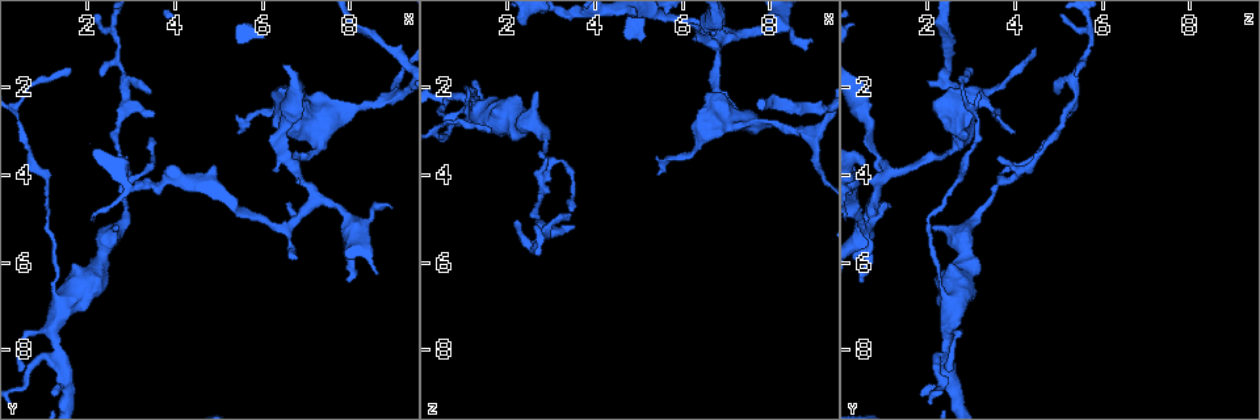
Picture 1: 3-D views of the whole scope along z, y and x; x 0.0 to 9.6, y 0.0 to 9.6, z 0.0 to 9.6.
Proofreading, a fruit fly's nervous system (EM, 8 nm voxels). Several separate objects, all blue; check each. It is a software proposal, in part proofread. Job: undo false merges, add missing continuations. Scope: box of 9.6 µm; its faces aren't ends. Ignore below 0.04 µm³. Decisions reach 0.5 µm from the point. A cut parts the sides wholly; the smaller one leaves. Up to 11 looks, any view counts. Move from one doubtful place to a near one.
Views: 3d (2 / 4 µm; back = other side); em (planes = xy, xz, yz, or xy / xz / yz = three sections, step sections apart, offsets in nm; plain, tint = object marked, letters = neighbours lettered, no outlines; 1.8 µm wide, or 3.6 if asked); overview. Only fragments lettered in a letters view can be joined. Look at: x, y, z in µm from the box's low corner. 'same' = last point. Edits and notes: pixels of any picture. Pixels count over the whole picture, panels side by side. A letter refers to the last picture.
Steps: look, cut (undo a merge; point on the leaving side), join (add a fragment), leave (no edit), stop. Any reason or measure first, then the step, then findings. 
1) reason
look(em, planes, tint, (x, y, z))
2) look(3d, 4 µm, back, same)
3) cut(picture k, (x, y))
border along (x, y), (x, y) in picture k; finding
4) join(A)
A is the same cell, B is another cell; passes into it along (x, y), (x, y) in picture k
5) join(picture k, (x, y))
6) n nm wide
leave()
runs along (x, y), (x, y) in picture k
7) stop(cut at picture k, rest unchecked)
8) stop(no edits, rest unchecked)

an open end
look(3d, 2 µm, (3.45, 2.05, 4.85))

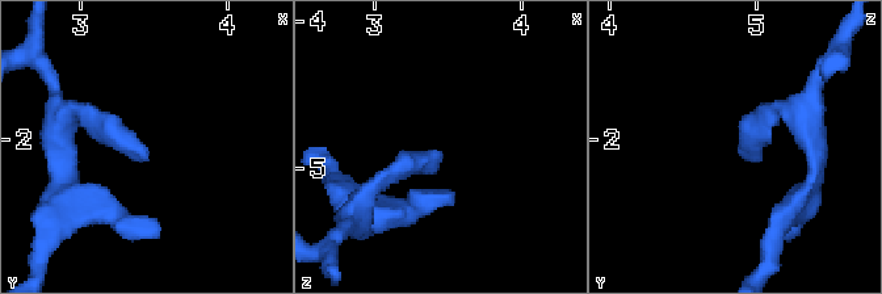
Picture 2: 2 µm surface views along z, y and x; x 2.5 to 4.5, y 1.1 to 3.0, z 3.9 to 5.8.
look(em, xy, step 4, tint, (3.44, 2.10, 4.88))

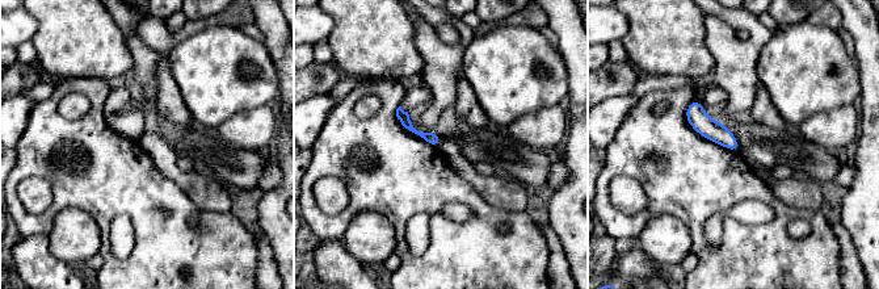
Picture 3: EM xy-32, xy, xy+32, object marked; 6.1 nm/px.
see the neighbours
look(em, xy, step 4, letters, same)

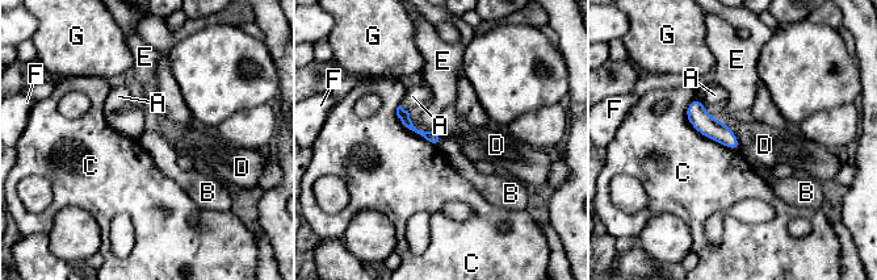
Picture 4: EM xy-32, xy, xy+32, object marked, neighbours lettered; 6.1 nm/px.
leave()
A, B, C, D, E, F and G are other cells; no lettered fragment goes on from it

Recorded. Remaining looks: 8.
calibre changes
look(em, yz, step 8, tint, (7.45, 2.75, 2.75))

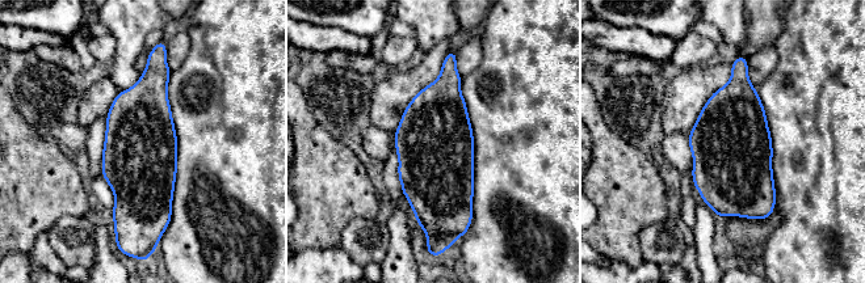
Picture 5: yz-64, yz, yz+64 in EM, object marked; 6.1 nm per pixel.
look(em, xz, step 4, tint, same)

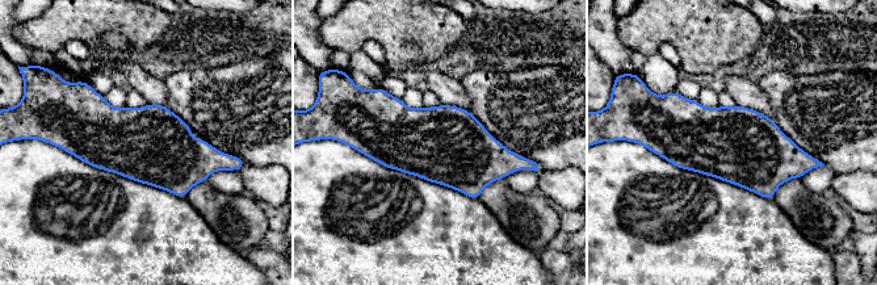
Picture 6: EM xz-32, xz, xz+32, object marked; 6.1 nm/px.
see the neighbours
look(em, xz, step 4, letters, same)

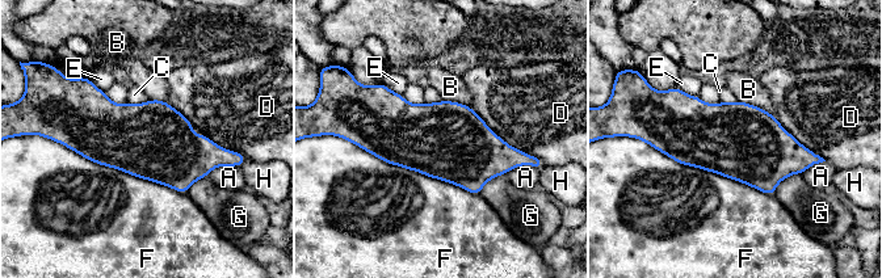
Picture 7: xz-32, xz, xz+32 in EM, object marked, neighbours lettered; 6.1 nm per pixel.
480 nm wide
leave()
A, B, C, D, E, F, G and H are other cells; border along (148, 99), (142, 102), (127, 102) in picture 7; all the same cell

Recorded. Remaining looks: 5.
look(em, planes, letters, (2.90, 3.60, 3.65))

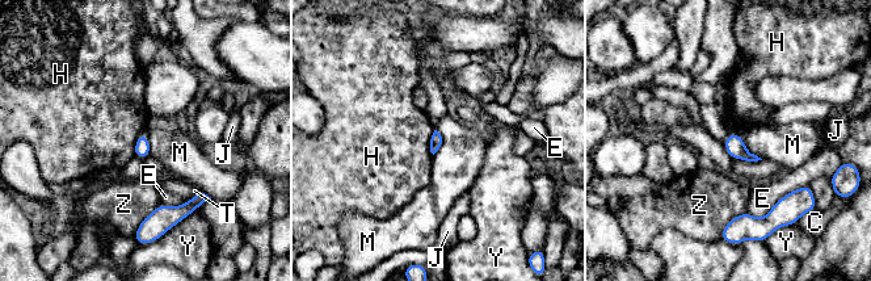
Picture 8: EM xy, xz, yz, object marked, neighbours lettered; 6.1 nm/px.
leave()
C, E, H, J, M, T, Y and Z are other cells; border along (737, 134), (744, 146), (762, 159) in picture 8; no lettered fragment goes on from it

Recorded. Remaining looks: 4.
arms part here
look(em, xy, step 4, tint, (1.25, 8.05, 2.40))

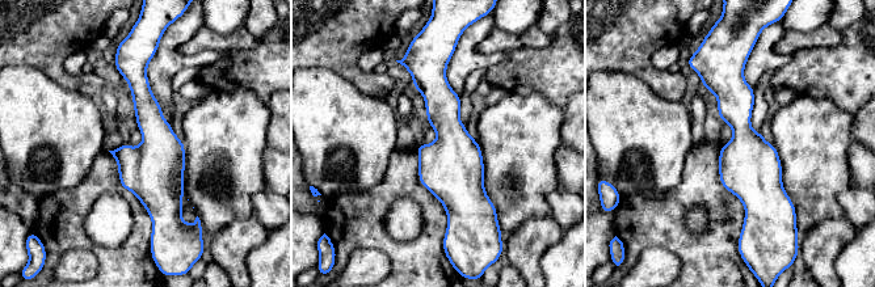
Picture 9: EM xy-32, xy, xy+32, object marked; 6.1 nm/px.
cut it another way
look(em, planes, tint, same)

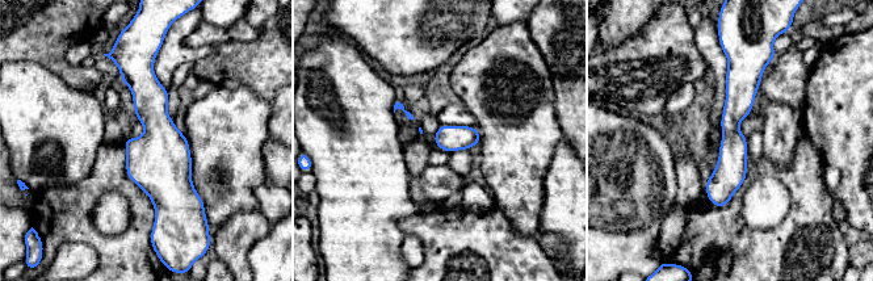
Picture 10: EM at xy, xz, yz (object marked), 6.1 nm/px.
see the neighbours
look(em, planes, letters, same)

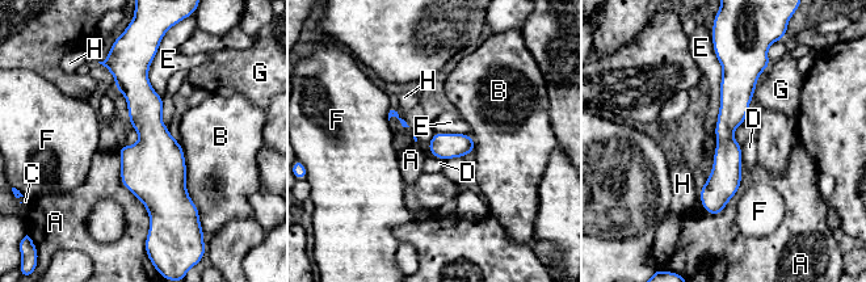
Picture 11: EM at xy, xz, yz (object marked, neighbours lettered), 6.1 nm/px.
160 nm wide
leave()
A, B, C, D, E, F, G and H are other cells; border along (117, 148), (147, 235) in picture 11; one cell here

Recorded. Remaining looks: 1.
stop(no edits, rest unchecked)

